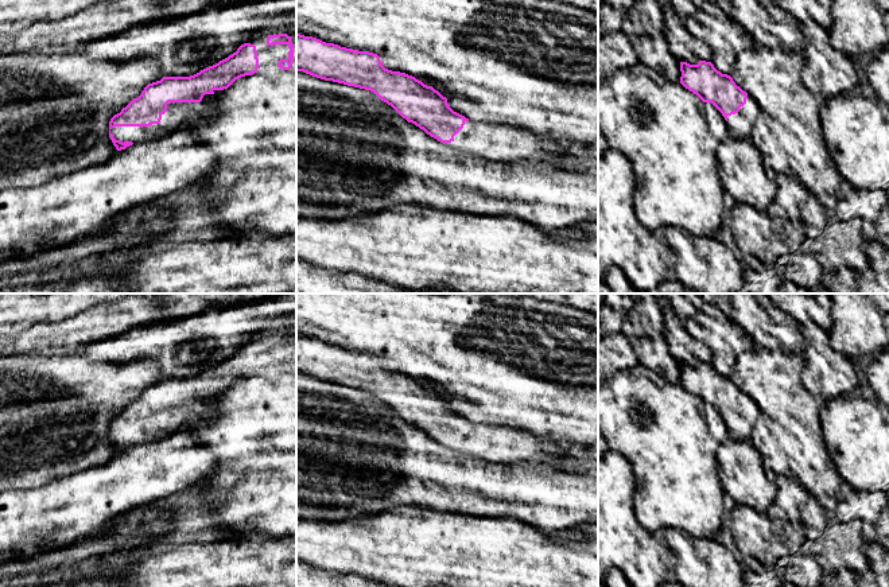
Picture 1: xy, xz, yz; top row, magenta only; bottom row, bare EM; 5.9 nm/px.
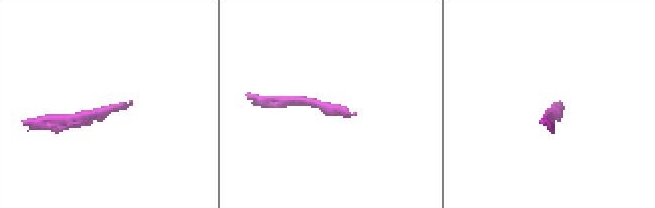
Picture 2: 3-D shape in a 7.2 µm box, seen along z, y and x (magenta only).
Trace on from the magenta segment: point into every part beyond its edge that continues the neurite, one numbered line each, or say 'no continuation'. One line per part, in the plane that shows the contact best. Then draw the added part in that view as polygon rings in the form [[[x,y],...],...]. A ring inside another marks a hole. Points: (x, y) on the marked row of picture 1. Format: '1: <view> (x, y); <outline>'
1: xy (178, 115); [[[213,90],[205,94],[201,102],[168,102],[167,112],[162,114],[159,124],[150,127],[114,127],[110,133],[116,140],[132,141],[133,144],[151,141],[176,135],[194,120],[199,120],[209,113],[207,102],[222,90]]]

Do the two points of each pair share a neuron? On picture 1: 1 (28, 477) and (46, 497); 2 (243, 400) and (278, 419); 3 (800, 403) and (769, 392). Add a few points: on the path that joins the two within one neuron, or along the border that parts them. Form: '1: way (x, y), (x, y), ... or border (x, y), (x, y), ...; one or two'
1: border (66, 475), (53, 478), (39, 486), (22, 489); two
2: way (251, 408), (261, 419), (270, 419); one
3: way (792, 403), (788, 403), (777, 392); one

